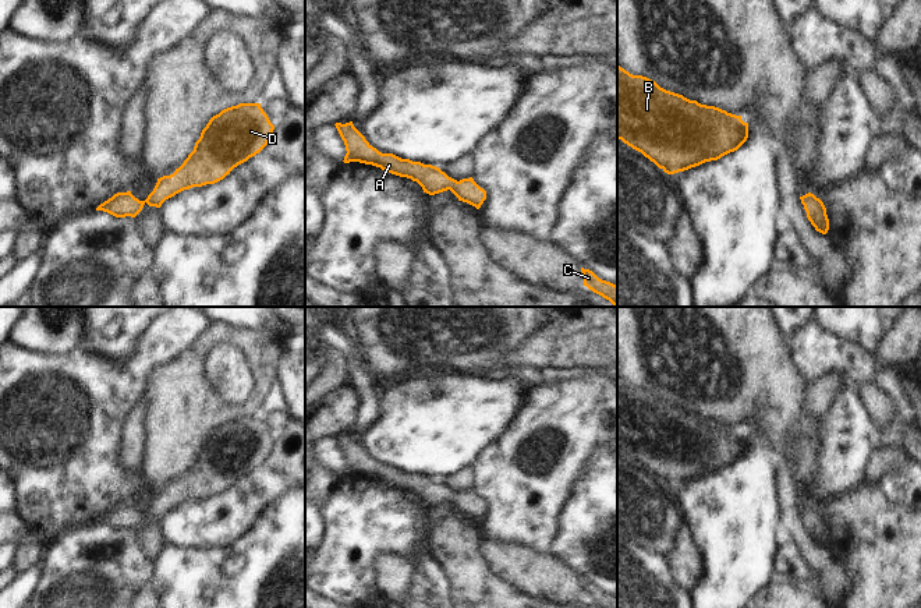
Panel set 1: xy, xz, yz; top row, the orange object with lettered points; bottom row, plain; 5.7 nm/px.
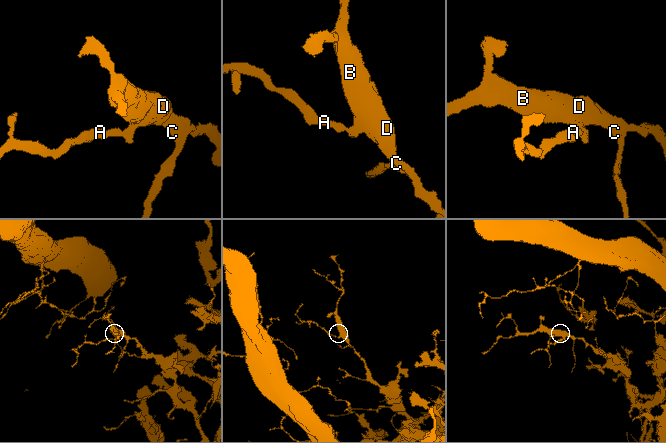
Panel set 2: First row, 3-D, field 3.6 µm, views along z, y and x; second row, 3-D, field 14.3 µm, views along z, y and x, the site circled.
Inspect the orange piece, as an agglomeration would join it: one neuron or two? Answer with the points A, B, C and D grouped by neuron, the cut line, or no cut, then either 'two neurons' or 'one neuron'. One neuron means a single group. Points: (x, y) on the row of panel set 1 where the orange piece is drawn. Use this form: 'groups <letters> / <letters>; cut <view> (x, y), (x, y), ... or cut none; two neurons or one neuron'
groups A B C D; cut none; one neuron

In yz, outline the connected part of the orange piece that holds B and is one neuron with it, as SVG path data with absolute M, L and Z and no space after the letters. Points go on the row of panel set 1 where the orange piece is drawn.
M617 66L617 139L641 152L665 173L674 174L718 160L737 151L747 138L748 123L741 116L690 100Z

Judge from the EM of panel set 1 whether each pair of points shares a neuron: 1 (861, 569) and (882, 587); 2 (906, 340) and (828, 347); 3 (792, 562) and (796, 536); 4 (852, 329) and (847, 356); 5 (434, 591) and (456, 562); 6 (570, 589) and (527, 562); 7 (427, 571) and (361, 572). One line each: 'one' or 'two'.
1: one
2: two
3: two
4: two
5: two
6: one
7: two

